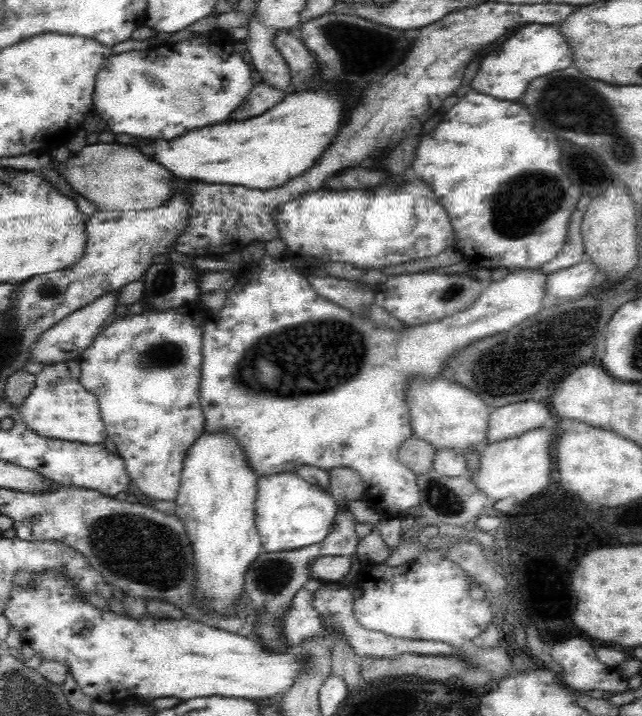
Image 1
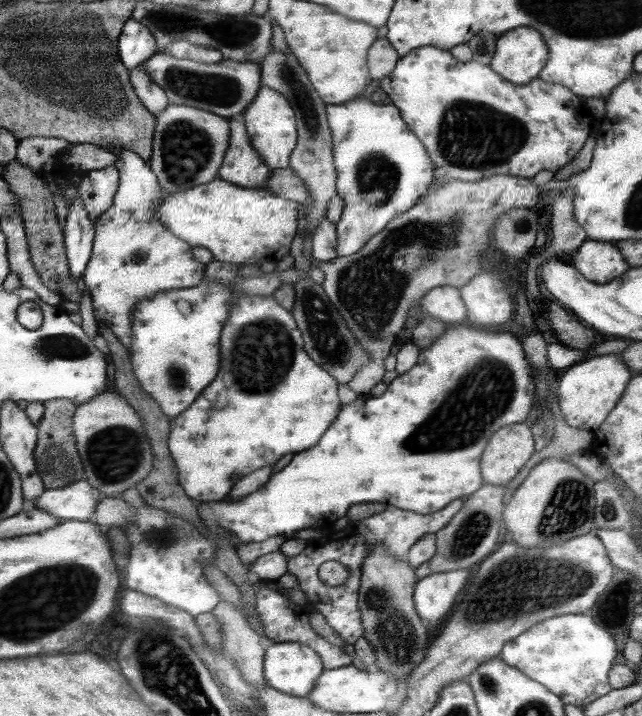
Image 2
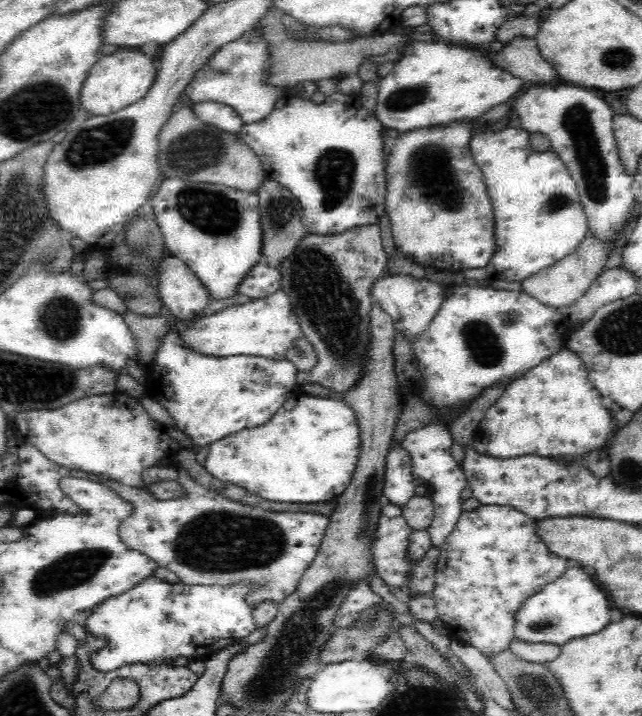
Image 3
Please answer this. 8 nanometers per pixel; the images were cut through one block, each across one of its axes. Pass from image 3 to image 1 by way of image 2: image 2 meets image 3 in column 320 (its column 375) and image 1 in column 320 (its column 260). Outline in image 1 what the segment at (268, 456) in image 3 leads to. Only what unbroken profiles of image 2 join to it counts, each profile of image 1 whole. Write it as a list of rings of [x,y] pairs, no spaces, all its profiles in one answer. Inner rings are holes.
[[[283,472],[258,479],[255,526],[265,552],[290,552],[322,542],[330,533],[337,512],[328,490],[309,484],[294,473]]]

